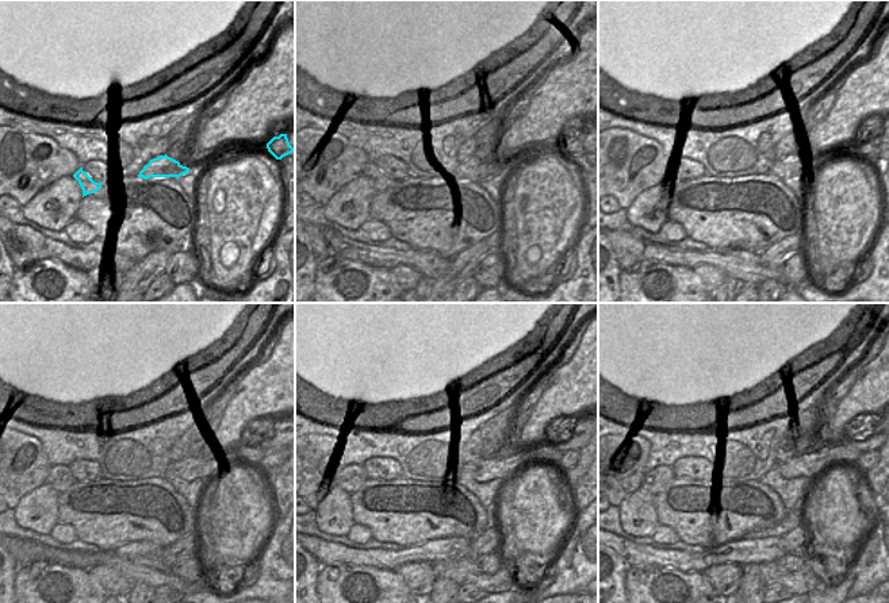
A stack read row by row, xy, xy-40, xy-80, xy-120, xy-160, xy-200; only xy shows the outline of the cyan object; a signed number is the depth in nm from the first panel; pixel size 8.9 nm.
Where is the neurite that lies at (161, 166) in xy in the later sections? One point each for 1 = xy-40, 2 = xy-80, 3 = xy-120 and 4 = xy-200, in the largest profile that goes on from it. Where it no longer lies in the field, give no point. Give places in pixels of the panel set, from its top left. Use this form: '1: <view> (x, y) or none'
1: xy-40 (474, 168)
2: xy-80 (792, 166)
3: xy-120 (188, 469)
4: xy-200 (809, 465)

